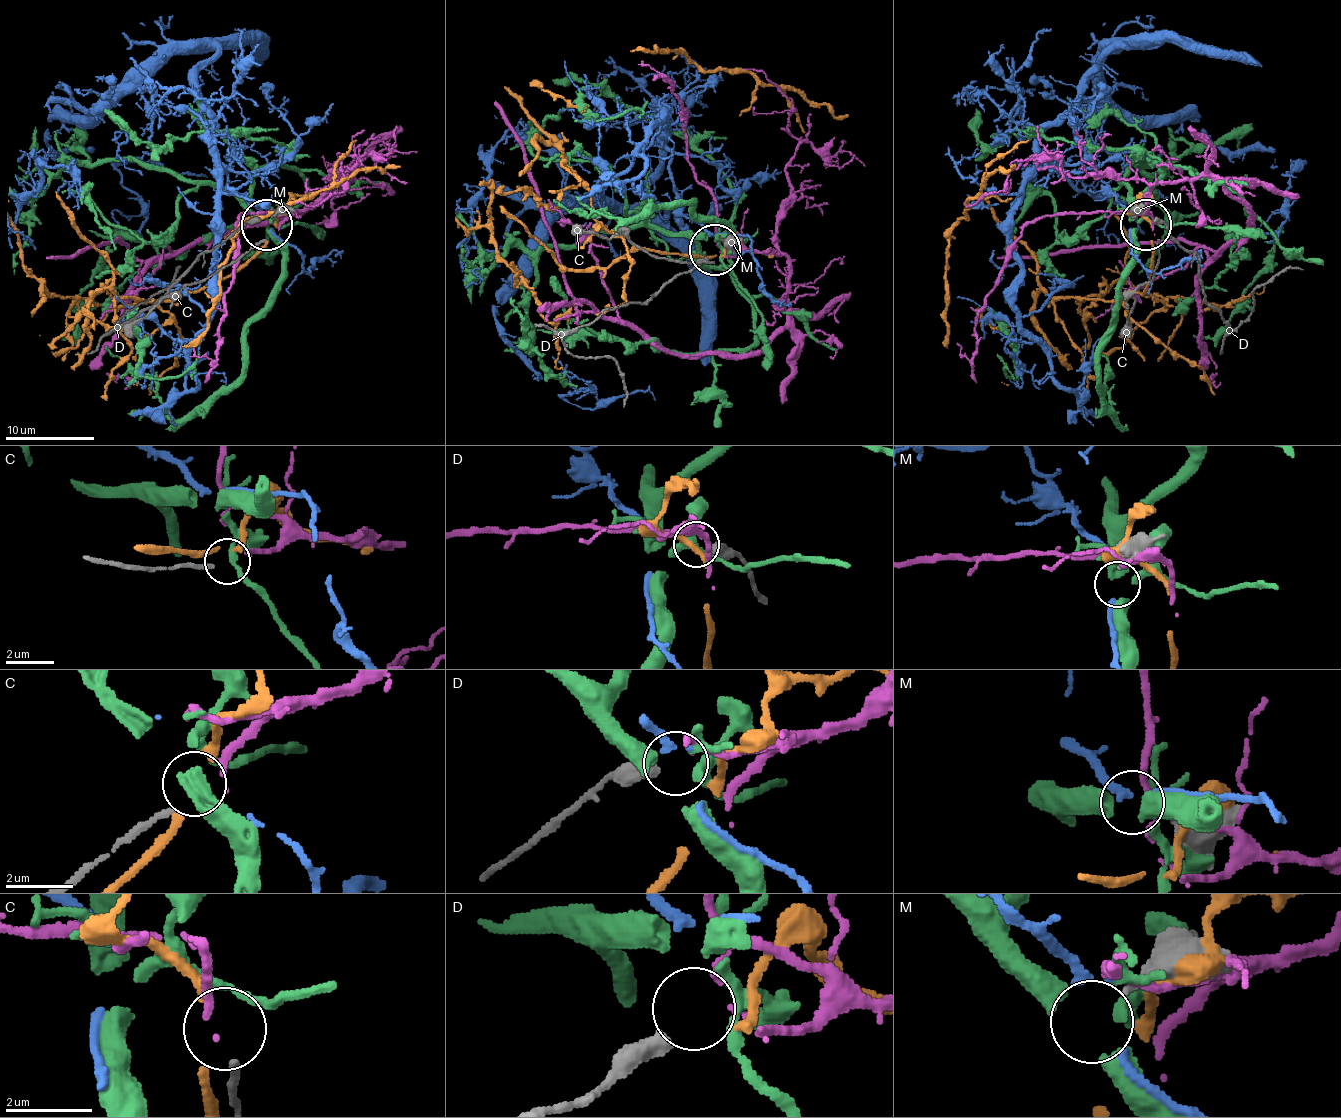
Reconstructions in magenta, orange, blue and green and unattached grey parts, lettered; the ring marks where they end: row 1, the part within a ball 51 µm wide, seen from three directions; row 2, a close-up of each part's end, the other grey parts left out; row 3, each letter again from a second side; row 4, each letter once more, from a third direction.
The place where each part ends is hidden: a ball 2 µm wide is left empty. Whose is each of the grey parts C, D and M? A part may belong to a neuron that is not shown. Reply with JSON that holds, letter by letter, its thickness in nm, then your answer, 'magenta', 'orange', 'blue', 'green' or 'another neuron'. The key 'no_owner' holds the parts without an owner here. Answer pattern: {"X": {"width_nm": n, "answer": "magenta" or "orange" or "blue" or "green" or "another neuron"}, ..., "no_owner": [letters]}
{"C": {"width_nm": 170, "answer": "another neuron"}, "D": {"width_nm": 480, "answer": "another neuron"}, "M": {"width_nm": 160, "answer": "another neuron"}, "no_owner": ["C", "D", "M"]}

